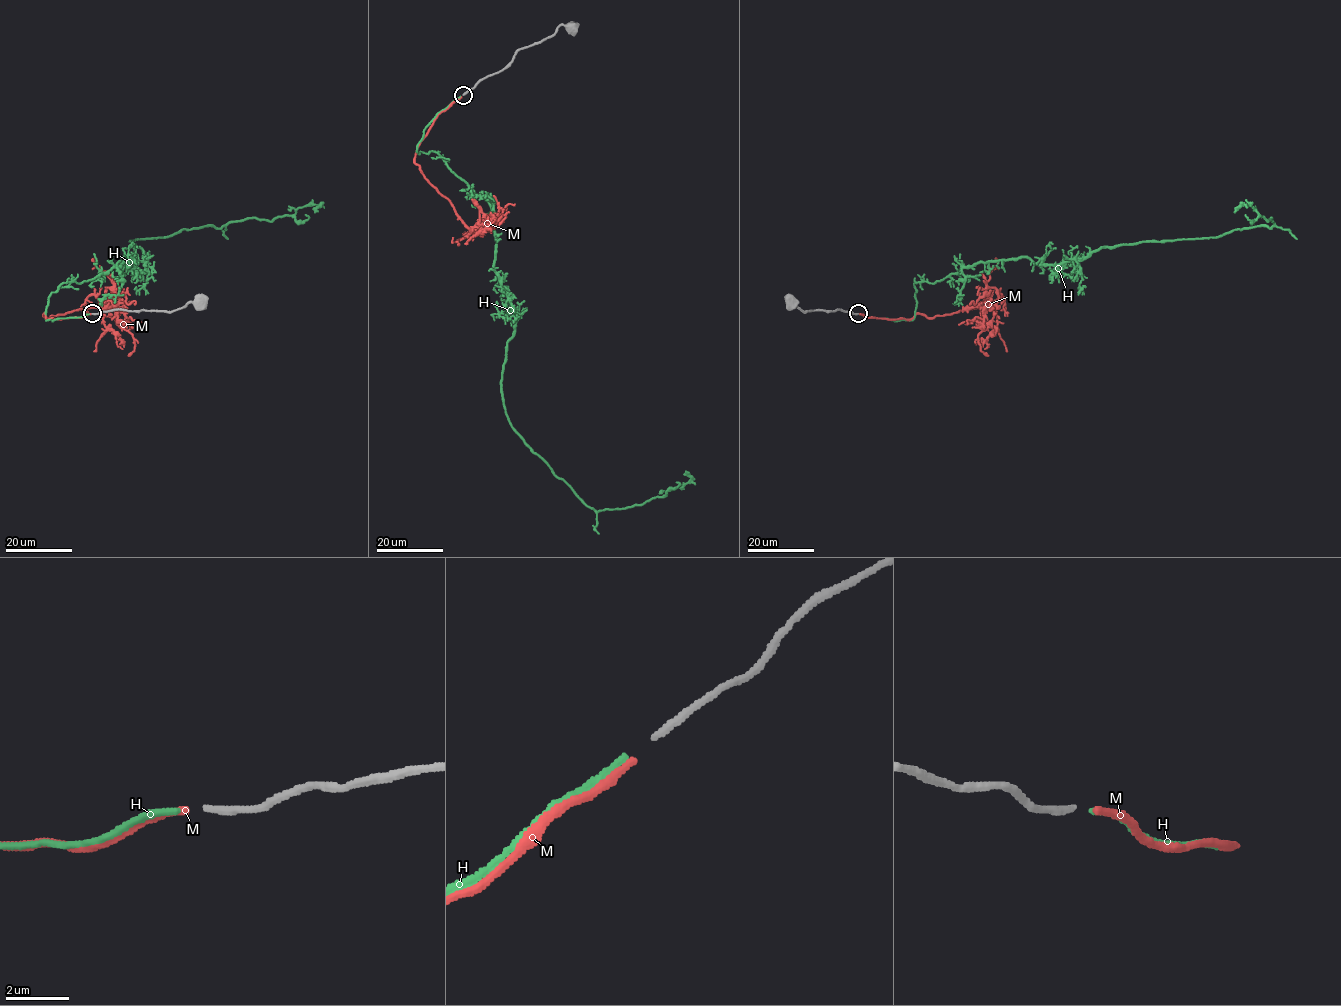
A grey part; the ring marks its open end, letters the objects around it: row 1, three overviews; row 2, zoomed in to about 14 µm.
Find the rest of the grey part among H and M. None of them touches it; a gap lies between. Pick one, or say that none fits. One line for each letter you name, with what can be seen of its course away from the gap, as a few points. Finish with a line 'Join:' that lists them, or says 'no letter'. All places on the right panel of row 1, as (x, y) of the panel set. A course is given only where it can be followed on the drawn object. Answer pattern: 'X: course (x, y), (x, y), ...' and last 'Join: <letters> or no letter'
Join: no letter

